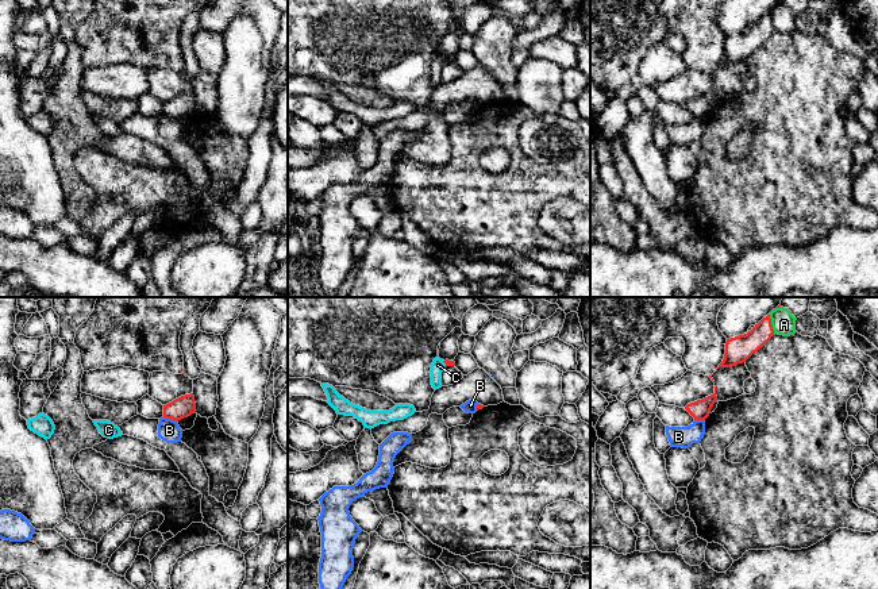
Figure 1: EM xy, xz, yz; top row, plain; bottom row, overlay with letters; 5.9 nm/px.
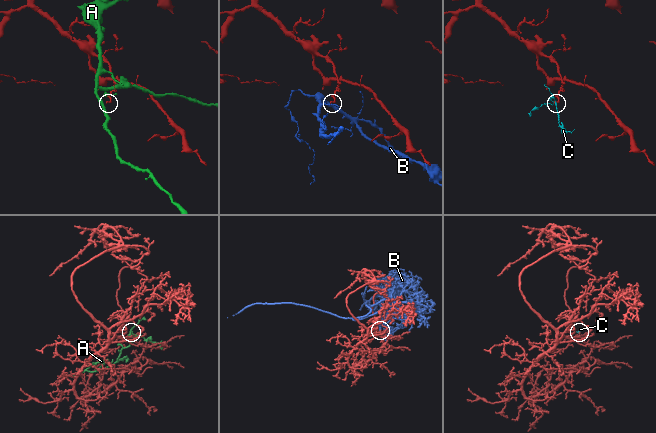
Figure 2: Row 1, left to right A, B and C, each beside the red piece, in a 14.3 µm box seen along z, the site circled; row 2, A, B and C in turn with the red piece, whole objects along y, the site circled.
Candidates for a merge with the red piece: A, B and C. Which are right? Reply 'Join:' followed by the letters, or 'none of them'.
Join: none of them

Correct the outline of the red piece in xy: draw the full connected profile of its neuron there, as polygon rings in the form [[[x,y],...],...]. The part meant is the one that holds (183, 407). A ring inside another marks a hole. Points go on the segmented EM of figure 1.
[[[193,393],[181,396],[172,403],[163,405],[163,417],[172,420],[181,420],[196,413],[196,403]]]

